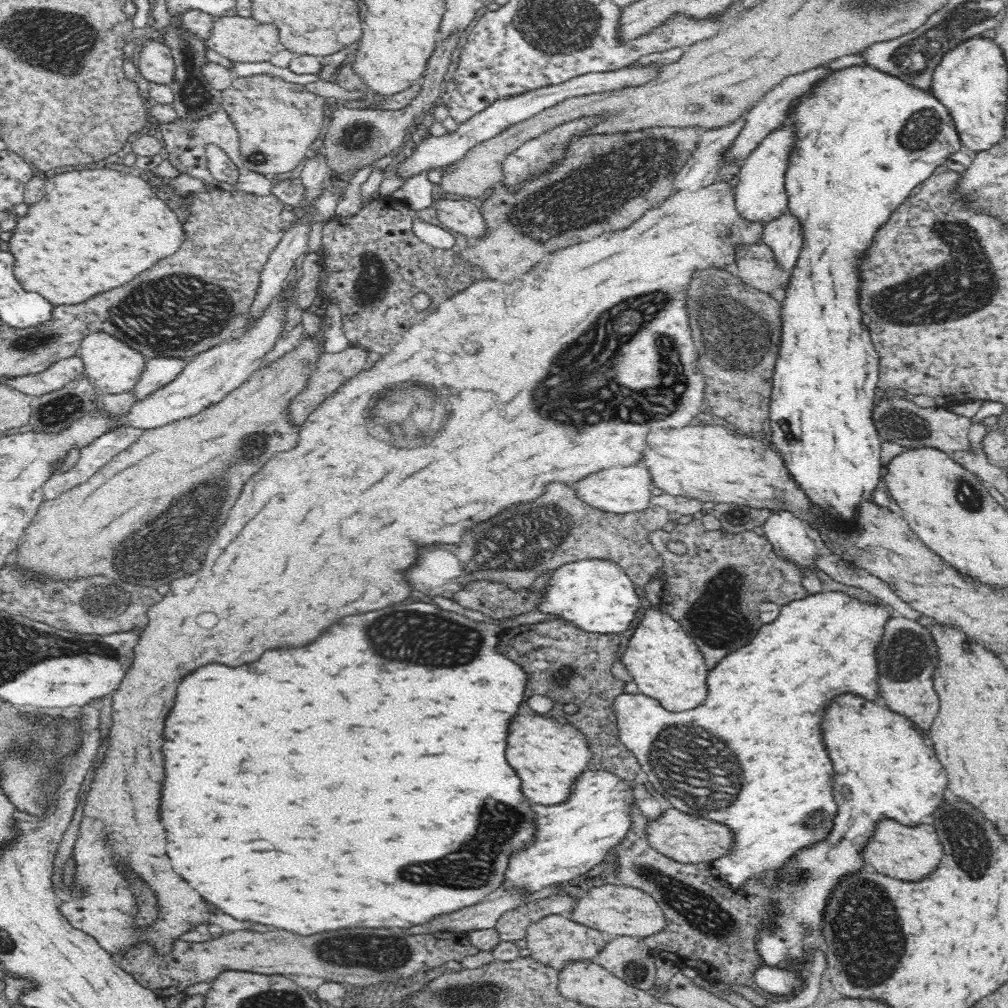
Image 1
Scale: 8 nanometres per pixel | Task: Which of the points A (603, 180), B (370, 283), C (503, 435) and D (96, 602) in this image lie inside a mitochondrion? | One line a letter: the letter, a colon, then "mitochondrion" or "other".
A: mitochondrion
B: mitochondrion
C: other
D: mitochondrion

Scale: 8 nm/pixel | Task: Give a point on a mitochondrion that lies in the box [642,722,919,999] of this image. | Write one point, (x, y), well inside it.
(865, 918)

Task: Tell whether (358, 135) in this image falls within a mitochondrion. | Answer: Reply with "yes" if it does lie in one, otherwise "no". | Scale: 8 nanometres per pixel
yes

